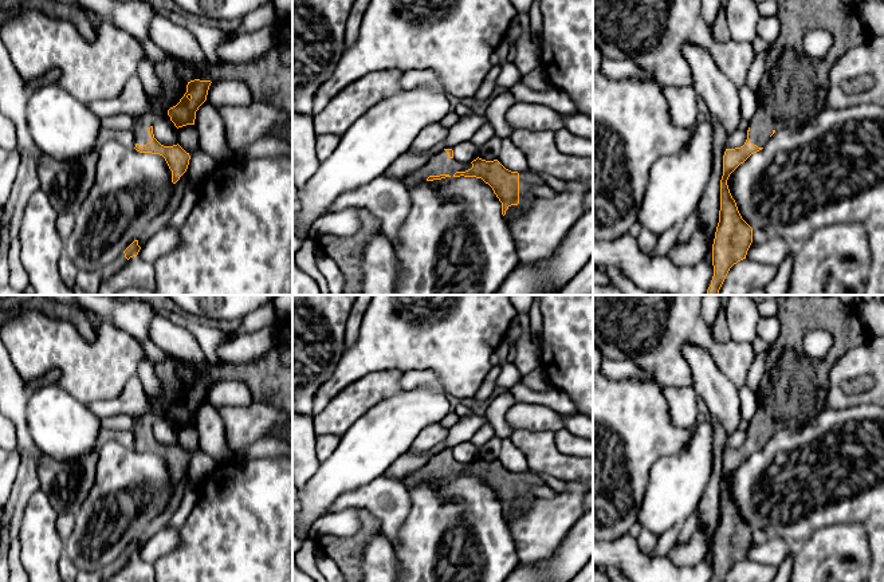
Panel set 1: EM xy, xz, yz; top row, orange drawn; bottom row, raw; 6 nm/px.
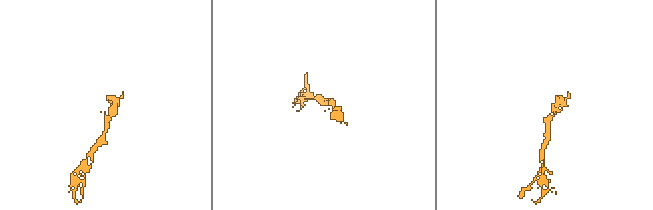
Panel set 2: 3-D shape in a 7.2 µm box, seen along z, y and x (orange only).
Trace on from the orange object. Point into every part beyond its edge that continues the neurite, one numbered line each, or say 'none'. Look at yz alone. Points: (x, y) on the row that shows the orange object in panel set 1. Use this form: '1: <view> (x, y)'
1: yz (793, 89)

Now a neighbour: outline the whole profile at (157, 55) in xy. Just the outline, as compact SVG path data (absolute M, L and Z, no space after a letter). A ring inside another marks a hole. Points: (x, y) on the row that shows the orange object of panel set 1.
M140 39L140 43L142 44L146 56L153 63L164 63L165 59L169 56L162 48L160 48L154 42L150 39Z

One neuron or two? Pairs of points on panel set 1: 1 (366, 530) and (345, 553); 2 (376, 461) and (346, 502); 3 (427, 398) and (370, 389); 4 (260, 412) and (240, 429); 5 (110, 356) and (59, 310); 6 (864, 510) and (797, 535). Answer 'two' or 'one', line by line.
1: one
2: two
3: two
4: one
5: two
6: one

